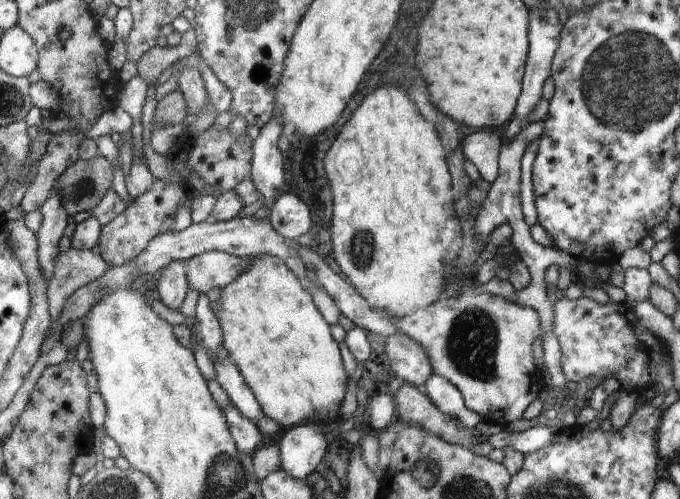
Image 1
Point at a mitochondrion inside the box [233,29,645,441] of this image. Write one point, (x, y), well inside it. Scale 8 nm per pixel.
(471, 344)

